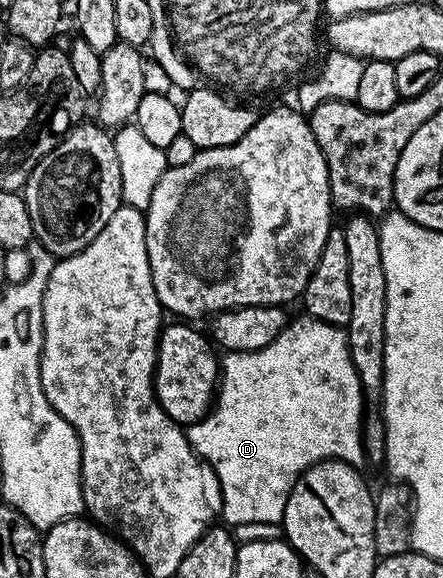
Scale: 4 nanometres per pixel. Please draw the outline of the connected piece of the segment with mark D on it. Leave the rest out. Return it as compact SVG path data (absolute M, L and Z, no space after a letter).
M300 315L283 328L281 335L269 343L261 351L249 351L248 353L227 353L221 361L221 372L217 386L217 396L213 402L213 408L207 416L203 417L195 425L186 426L185 432L189 443L195 449L195 453L217 475L221 495L223 496L222 520L228 526L235 525L275 525L282 522L285 515L285 503L297 483L297 479L309 467L313 467L319 461L344 461L346 465L362 466L365 461L363 451L363 418L365 416L365 394L361 387L361 379L357 379L357 371L353 367L353 359L349 355L346 332L340 326L330 325L319 321L316 317Z

